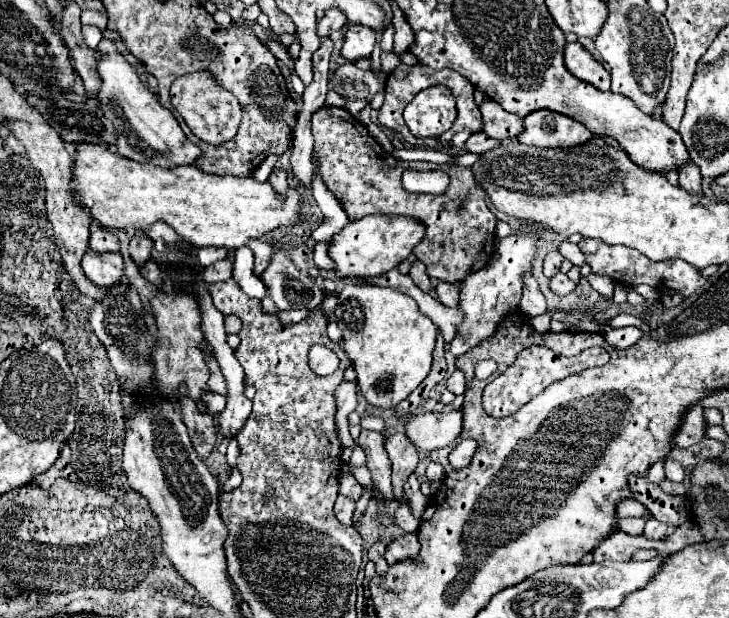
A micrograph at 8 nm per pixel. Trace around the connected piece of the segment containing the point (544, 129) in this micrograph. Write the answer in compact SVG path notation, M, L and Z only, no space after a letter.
M532 112L524 118L524 132L516 136L516 142L542 148L570 148L592 140L594 134L576 120L556 112Z

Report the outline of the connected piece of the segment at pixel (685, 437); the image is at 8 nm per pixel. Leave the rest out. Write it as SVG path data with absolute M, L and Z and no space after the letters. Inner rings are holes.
M694 406L690 412L684 416L680 430L674 436L674 442L678 448L690 448L698 444L706 436L706 420L704 420L704 408Z

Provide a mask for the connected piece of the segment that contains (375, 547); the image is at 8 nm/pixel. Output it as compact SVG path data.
M374 542L370 548L368 548L368 558L376 564L376 576L380 578L382 574L388 571L389 565L386 564L386 558L384 558L384 552L386 552L386 544L384 542Z

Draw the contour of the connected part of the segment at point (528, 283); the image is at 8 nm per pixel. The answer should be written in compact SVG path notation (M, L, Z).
M526 272L526 276L522 276L522 284L524 284L524 292L522 292L522 300L520 300L520 310L530 318L544 314L546 300L538 288L538 282L532 278L530 272Z

